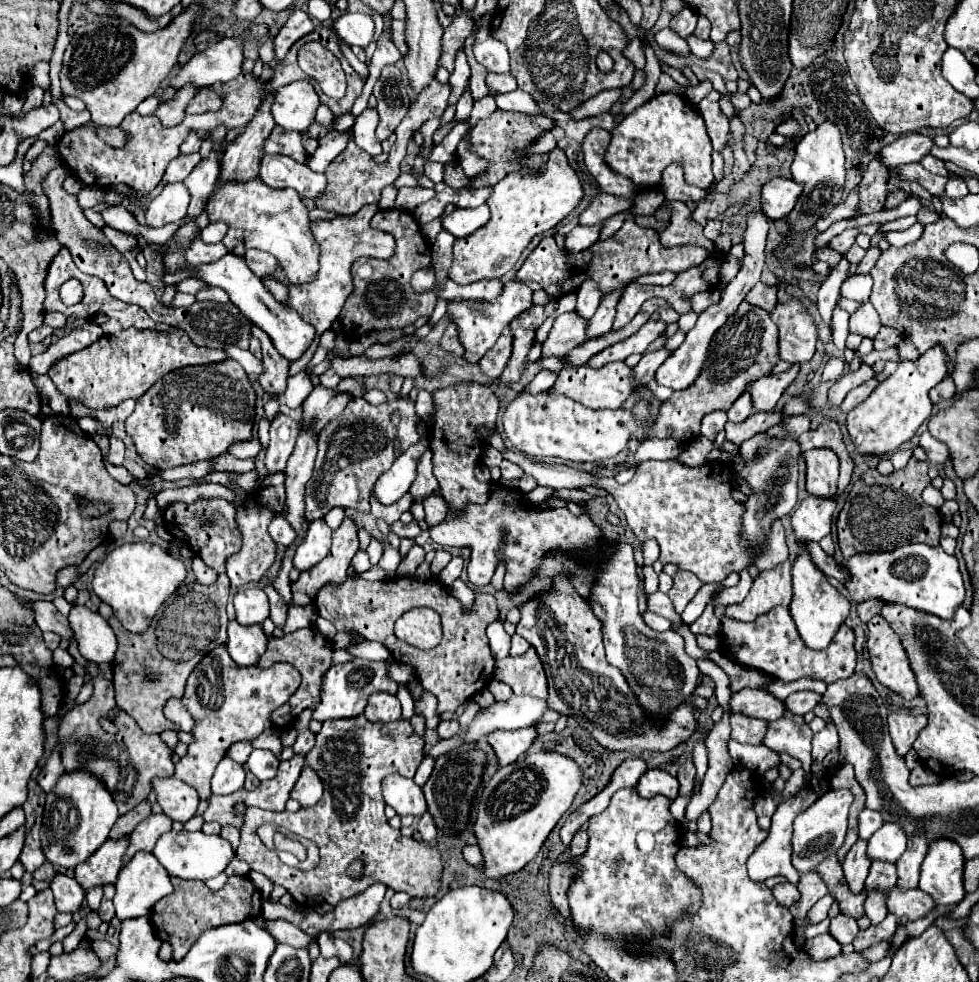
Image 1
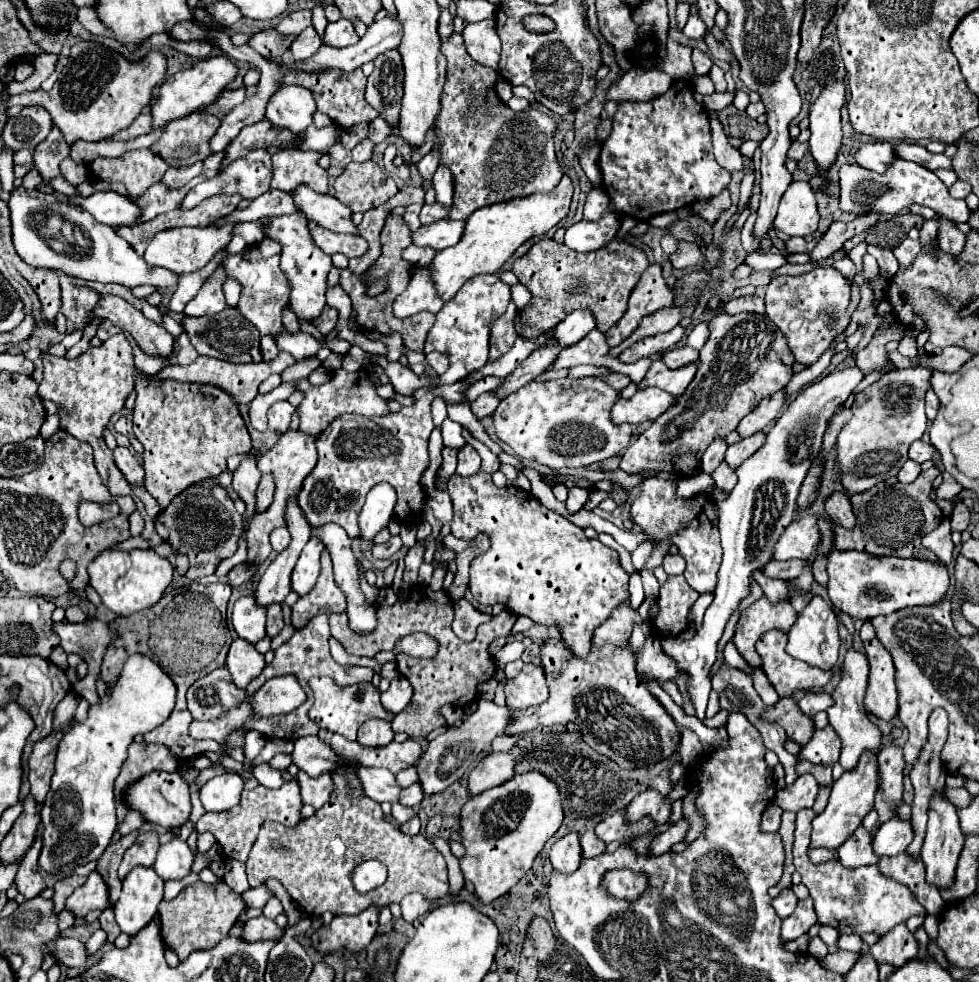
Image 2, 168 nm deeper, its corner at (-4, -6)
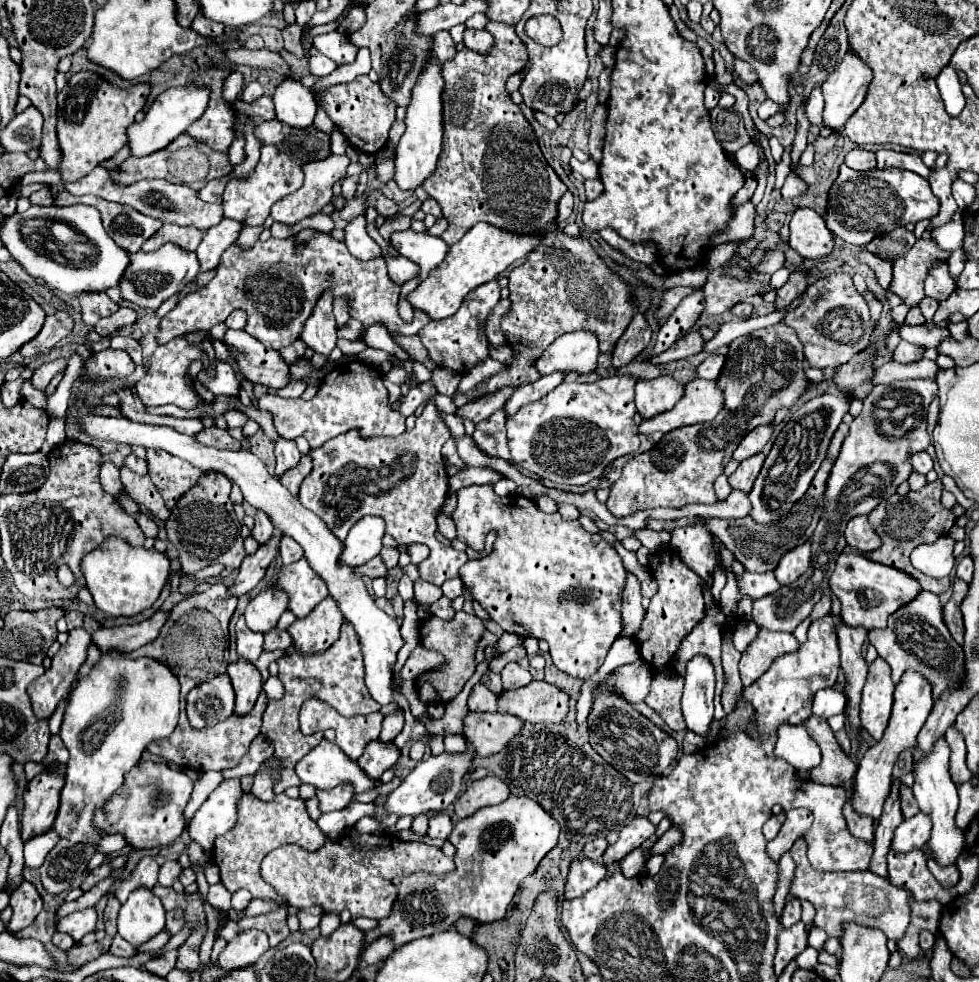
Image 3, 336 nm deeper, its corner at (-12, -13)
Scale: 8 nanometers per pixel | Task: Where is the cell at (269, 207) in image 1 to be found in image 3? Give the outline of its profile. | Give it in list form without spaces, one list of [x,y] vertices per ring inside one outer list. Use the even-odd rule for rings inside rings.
[[[324,292],[302,332],[302,340],[308,344],[308,348],[326,358],[336,348],[336,322],[332,314],[332,302],[334,296],[330,292]]]

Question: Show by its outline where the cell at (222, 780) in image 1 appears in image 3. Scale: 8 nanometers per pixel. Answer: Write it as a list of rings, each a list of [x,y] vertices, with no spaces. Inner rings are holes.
[[[240,778],[224,780],[210,796],[208,800],[196,810],[188,832],[190,838],[202,846],[204,852],[208,852],[214,846],[214,838],[220,834],[226,834],[236,822],[236,804],[242,796]]]

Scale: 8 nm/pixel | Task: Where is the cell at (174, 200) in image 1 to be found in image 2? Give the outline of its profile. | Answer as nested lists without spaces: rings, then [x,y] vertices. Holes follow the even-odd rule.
[[[256,149],[250,155],[234,161],[214,179],[208,179],[186,193],[178,209],[194,209],[202,199],[208,199],[220,191],[240,193],[244,199],[256,199],[270,189],[272,163],[266,149]]]

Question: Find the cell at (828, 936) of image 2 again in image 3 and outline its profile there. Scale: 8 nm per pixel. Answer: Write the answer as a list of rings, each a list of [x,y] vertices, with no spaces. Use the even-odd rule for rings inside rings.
[[[816,926],[810,930],[810,940],[808,940],[808,944],[812,946],[812,948],[816,948],[816,950],[820,950],[822,946],[824,946],[824,942],[826,942],[826,932],[824,930],[818,930]]]

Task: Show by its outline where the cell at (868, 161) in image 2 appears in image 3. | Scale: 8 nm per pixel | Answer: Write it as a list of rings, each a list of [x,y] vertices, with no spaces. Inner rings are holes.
[[[854,148],[844,156],[844,164],[850,166],[852,170],[860,170],[860,172],[868,172],[876,168],[876,160],[874,160],[874,152],[864,150],[864,148]]]

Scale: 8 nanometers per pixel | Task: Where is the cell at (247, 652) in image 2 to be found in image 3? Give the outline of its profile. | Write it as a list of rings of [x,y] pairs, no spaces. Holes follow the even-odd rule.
[[[236,660],[234,664],[228,664],[226,672],[228,672],[230,682],[234,686],[234,692],[236,692],[234,714],[244,716],[256,704],[256,698],[262,690],[262,676],[256,670],[256,666],[246,660]]]

